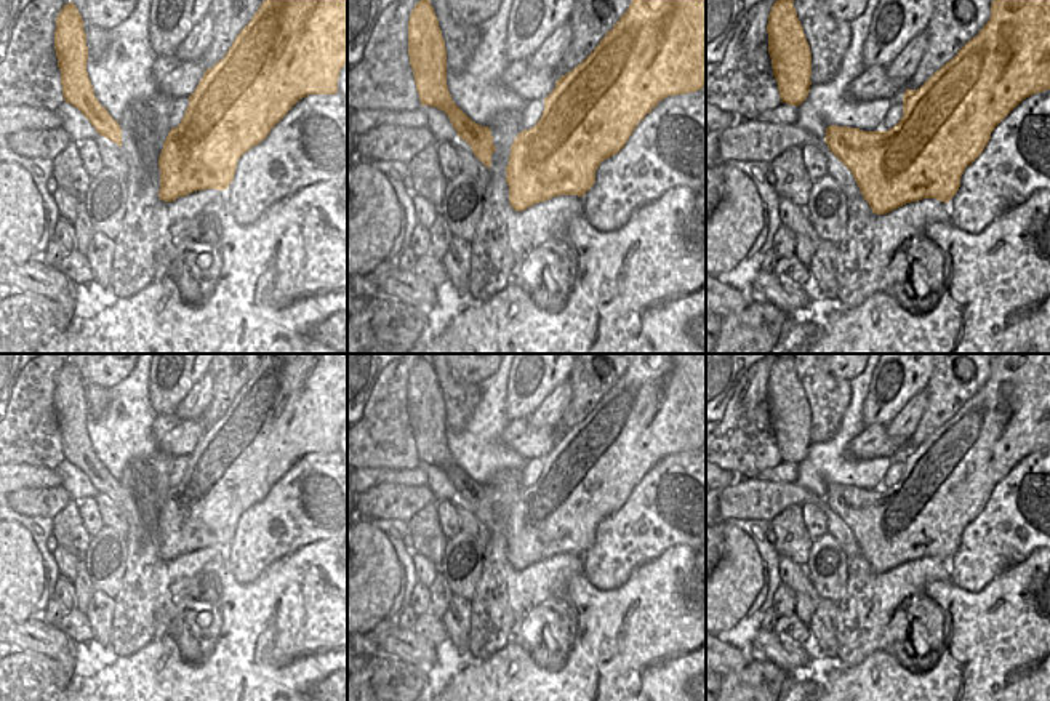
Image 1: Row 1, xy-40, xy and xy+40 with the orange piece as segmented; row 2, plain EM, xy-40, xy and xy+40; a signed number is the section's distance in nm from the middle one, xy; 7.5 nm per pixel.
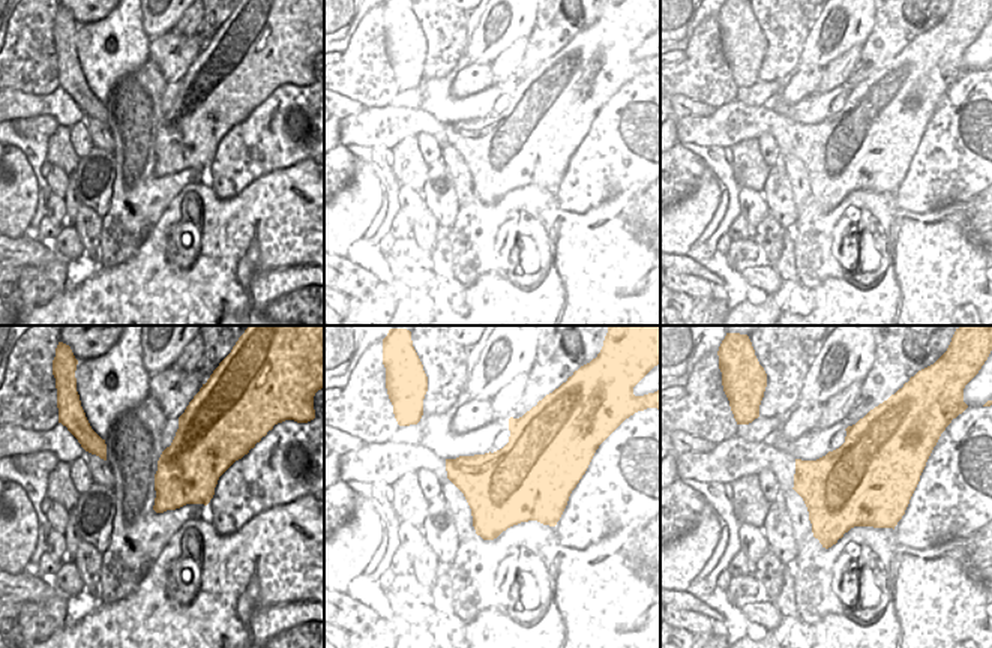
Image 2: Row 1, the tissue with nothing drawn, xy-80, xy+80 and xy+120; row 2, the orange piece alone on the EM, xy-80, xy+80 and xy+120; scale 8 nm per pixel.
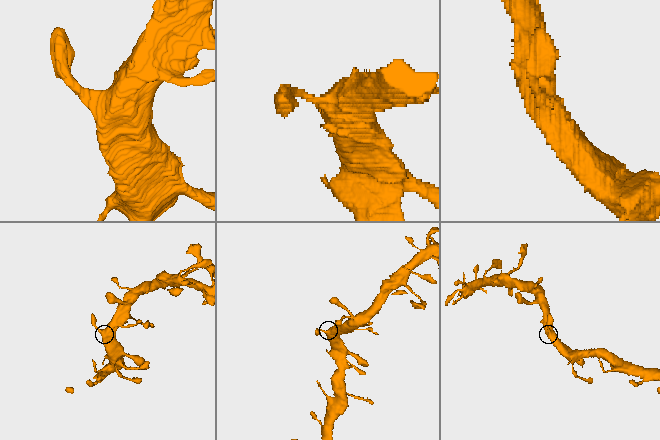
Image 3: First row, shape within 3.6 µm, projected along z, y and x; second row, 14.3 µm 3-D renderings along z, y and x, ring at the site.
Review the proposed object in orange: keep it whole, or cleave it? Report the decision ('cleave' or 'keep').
keep

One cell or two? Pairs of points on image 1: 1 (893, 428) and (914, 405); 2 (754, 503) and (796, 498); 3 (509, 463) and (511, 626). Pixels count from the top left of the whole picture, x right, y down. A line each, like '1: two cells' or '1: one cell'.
1: one cell
2: one cell
3: two cells

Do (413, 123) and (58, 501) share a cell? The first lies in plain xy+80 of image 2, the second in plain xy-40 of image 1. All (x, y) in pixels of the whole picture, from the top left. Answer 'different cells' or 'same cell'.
same cell

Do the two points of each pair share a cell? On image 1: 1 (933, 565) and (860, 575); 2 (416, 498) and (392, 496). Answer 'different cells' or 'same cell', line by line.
1: same cell
2: same cell

